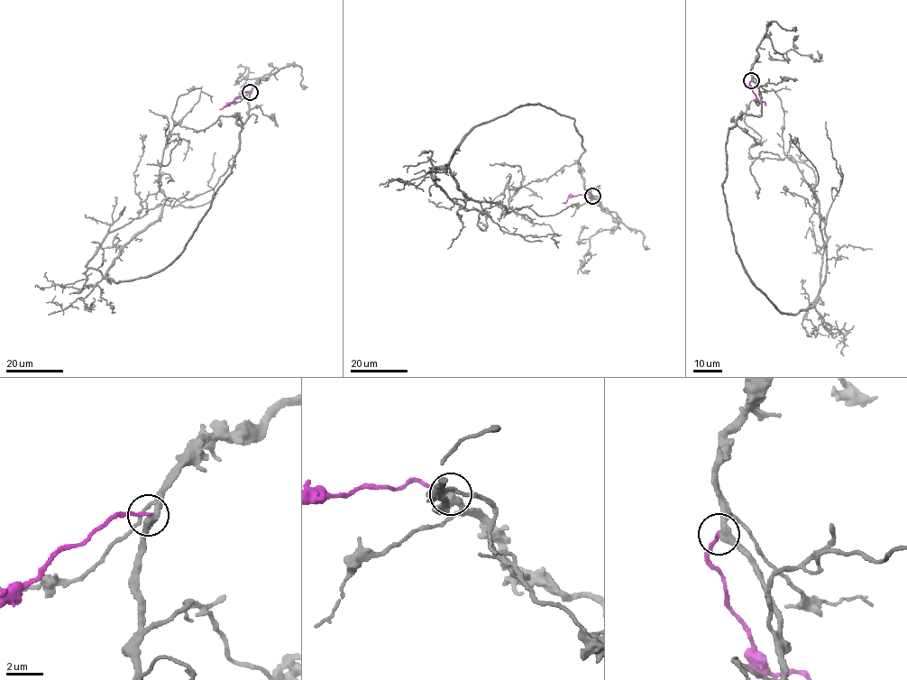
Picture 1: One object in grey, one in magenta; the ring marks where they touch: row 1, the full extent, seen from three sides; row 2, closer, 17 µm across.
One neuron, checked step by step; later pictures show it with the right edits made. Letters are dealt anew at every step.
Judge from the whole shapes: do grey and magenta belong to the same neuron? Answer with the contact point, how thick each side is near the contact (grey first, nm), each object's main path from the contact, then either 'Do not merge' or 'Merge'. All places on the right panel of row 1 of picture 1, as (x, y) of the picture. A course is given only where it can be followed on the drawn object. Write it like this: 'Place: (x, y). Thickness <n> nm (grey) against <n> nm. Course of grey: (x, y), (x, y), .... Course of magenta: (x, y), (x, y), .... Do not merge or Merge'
Place: (751, 80). Thickness 340 nm (grey) against 180 nm. Course of grey: (751, 79), (723, 193), (748, 276), (793, 314), (825, 277), (819, 202), (763, 151), (757, 199). Course of magenta: (751, 79), (752, 91), (765, 105). Merge

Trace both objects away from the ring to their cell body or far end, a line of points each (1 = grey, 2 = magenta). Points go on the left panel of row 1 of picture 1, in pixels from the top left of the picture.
1: (250, 91), (231, 173), (180, 252), (118, 283), (105, 276), (158, 219), (177, 133), (166, 165), (147, 164)
2: (250, 91), (243, 92), (219, 109)

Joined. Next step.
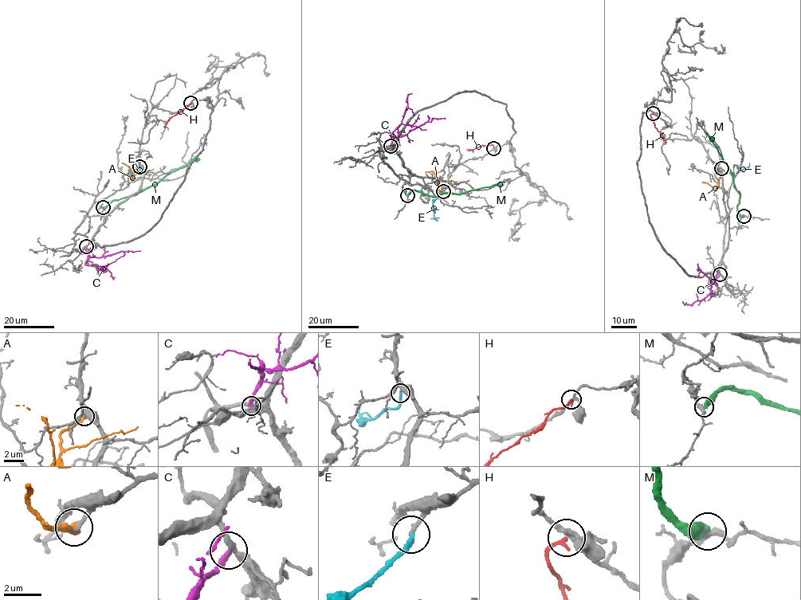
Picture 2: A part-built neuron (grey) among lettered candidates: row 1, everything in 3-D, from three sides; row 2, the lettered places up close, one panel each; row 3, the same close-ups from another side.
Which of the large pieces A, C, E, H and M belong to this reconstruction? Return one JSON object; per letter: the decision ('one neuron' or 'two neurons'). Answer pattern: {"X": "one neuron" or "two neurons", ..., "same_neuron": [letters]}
{"A": "two neurons", "C": "two neurons", "E": "one neuron", "H": "two neurons", "M": "two neurons", "same_neuron": ["E"]}

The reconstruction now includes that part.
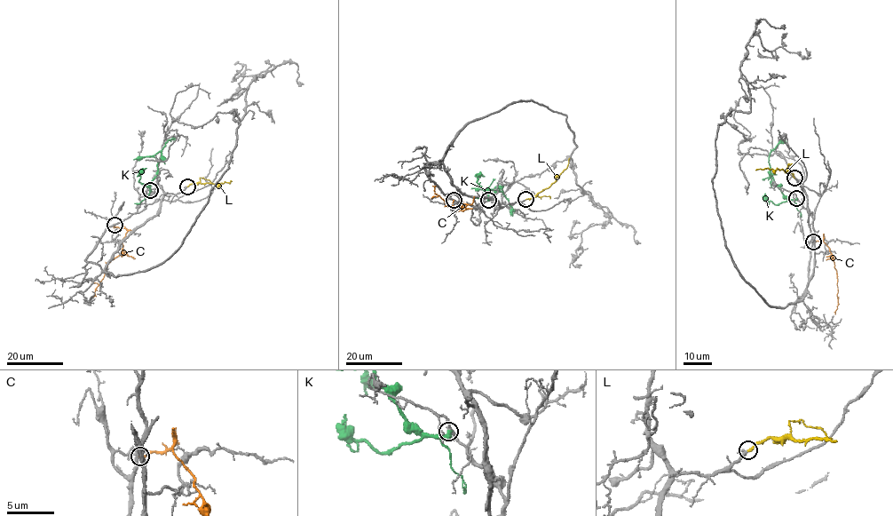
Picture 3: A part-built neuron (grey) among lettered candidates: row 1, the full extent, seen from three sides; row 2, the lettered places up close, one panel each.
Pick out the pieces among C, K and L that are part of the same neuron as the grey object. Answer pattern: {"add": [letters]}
{"add": ["L"]}

